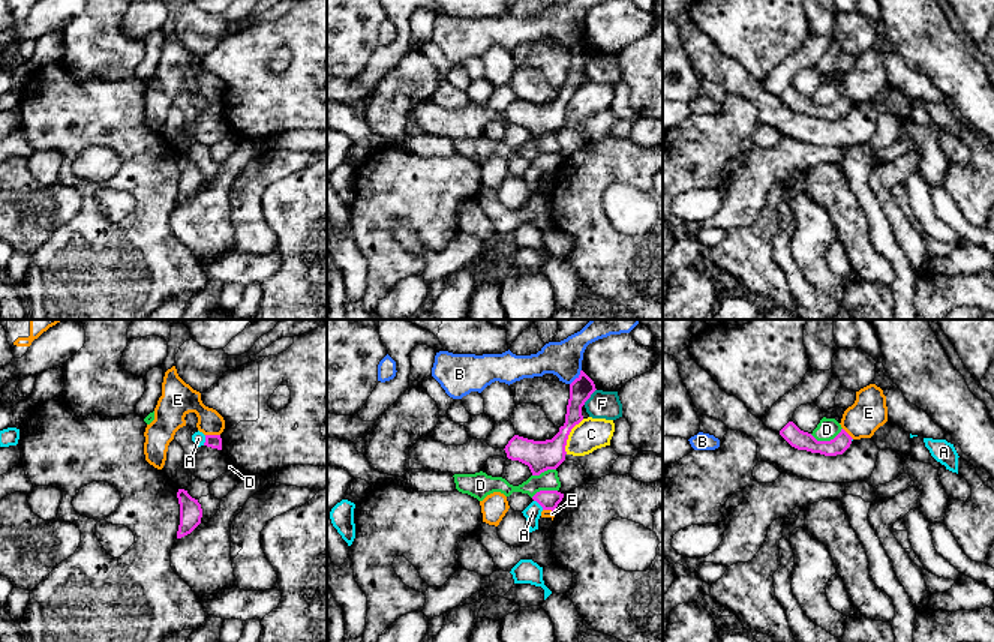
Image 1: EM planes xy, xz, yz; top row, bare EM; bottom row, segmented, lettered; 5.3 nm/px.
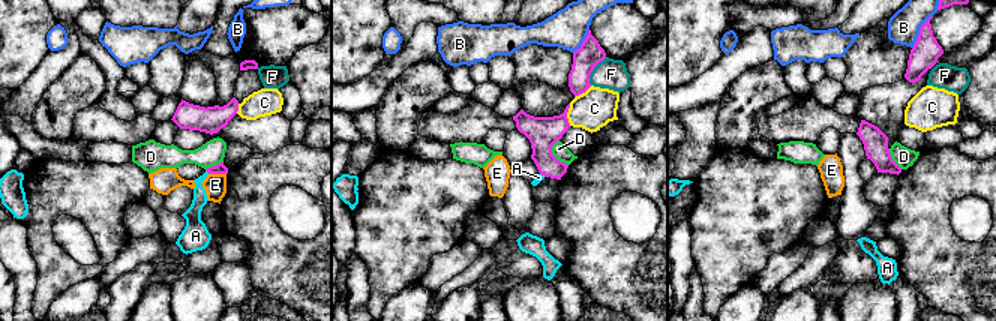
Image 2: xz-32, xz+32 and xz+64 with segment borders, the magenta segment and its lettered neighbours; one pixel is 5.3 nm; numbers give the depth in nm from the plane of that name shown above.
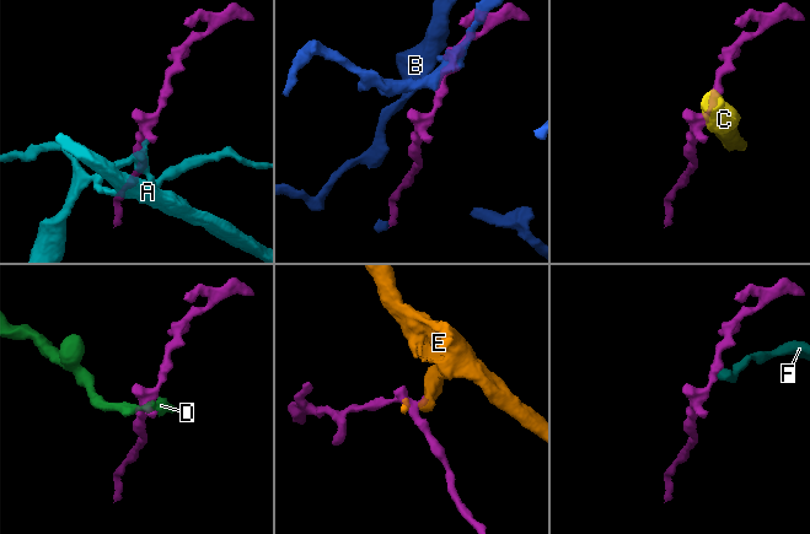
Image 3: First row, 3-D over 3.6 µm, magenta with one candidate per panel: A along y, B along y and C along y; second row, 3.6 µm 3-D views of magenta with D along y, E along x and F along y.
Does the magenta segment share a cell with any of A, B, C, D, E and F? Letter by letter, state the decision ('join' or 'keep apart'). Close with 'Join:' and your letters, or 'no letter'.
A: join
B: keep apart
C: keep apart
D: keep apart
E: keep apart
F: keep apart
Join: A

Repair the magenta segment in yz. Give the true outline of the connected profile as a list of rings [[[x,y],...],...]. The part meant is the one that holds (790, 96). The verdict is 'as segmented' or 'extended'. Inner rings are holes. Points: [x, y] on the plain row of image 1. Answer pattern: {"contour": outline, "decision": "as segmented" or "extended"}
{"contour": [[[789,86],[780,99],[795,112],[820,117],[825,120],[843,118],[852,108],[852,100],[841,93],[841,96],[831,105],[817,105],[811,98],[801,94],[793,86]]], "decision": "as segmented"}

